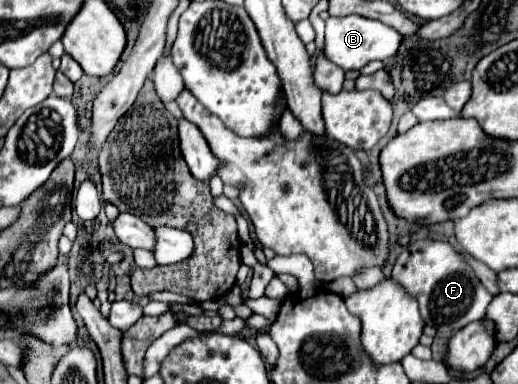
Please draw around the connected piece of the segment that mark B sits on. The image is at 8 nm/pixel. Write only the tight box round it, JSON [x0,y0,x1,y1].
[325,16,403,70]

